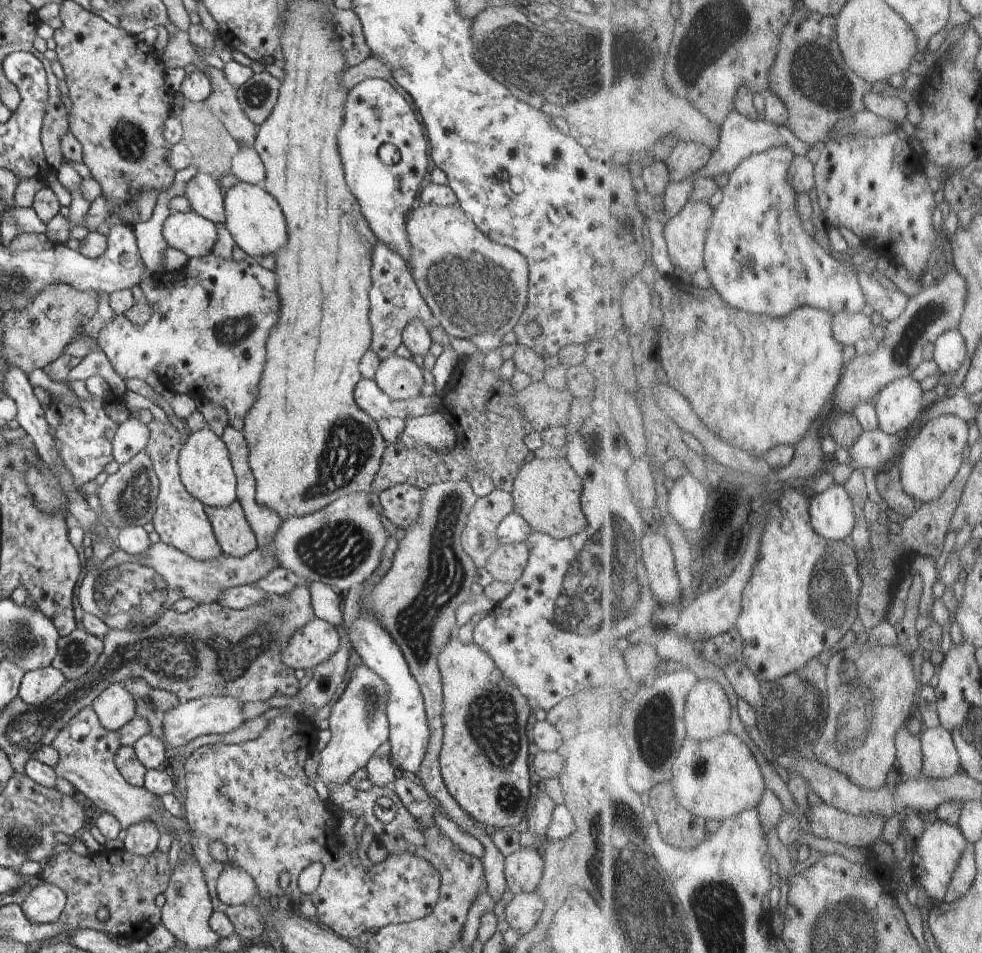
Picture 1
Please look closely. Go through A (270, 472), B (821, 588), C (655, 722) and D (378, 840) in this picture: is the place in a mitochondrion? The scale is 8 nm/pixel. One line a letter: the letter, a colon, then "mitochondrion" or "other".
A: other
B: mitochondrion
C: mitochondrion
D: other

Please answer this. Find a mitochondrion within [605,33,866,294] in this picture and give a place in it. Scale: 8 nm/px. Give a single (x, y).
(811, 61)

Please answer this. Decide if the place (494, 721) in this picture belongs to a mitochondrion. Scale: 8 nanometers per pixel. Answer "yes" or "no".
yes

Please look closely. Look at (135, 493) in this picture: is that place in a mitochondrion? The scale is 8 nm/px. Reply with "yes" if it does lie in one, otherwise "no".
yes

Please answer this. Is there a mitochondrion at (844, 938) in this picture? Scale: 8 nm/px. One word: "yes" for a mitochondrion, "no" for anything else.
yes

